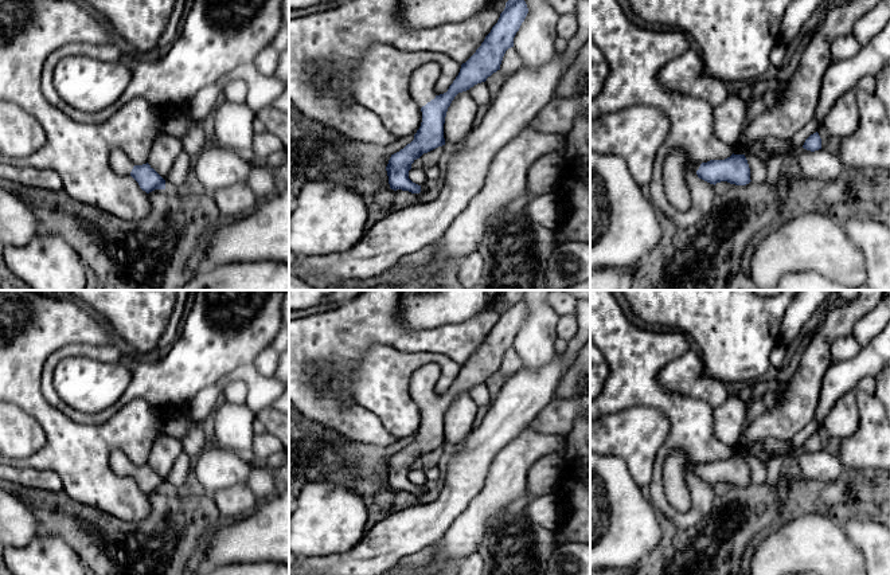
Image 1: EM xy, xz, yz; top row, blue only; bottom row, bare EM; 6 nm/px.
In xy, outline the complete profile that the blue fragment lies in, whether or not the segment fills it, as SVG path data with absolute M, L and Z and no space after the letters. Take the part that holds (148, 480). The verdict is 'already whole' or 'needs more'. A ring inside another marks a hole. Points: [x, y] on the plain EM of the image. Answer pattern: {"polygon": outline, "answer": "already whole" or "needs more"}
{"polygon": "M113 450L109 457L112 470L122 477L132 477L147 494L155 490L165 490L165 481L147 463L134 466L121 450Z", "answer": "needs more"}

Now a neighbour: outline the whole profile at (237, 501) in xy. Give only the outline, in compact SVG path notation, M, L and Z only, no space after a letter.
M234 485L212 493L208 497L218 519L238 520L253 513L259 505L258 498L247 485Z

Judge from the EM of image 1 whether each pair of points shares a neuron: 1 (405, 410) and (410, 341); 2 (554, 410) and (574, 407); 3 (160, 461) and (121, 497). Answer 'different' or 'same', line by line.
1: different
2: same
3: different

